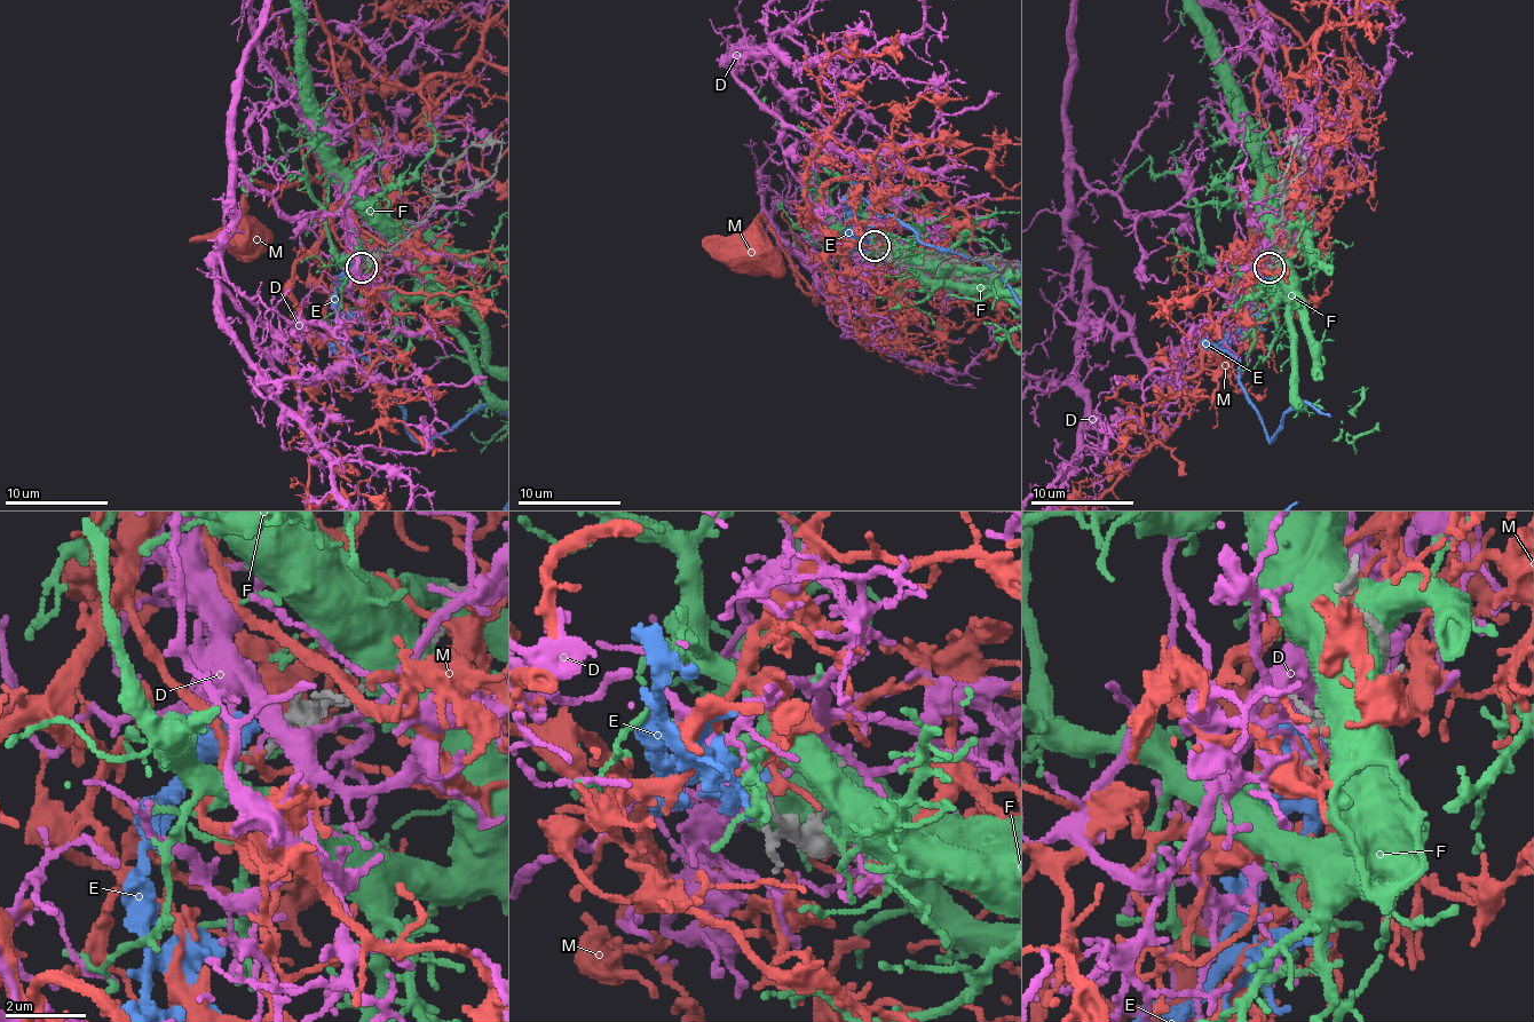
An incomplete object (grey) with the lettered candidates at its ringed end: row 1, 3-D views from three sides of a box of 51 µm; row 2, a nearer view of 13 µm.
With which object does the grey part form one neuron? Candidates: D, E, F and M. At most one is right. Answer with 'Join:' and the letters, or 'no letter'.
Join: no letter

